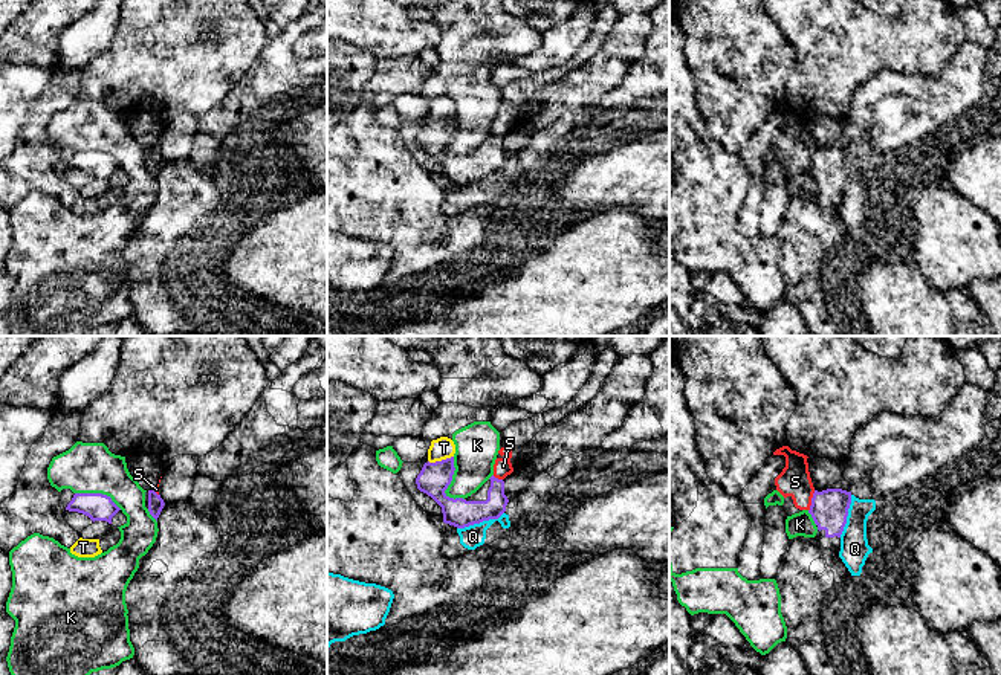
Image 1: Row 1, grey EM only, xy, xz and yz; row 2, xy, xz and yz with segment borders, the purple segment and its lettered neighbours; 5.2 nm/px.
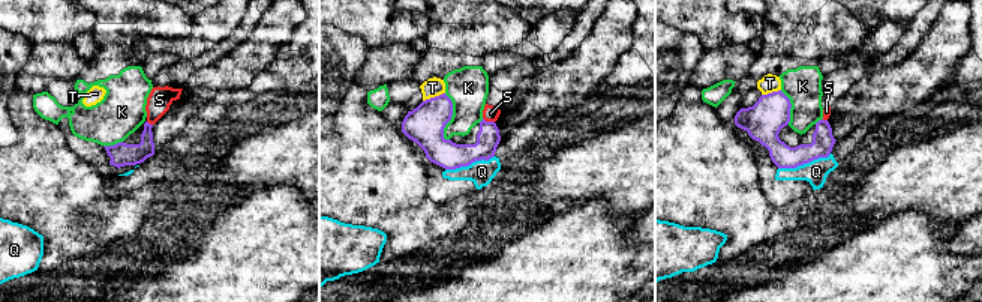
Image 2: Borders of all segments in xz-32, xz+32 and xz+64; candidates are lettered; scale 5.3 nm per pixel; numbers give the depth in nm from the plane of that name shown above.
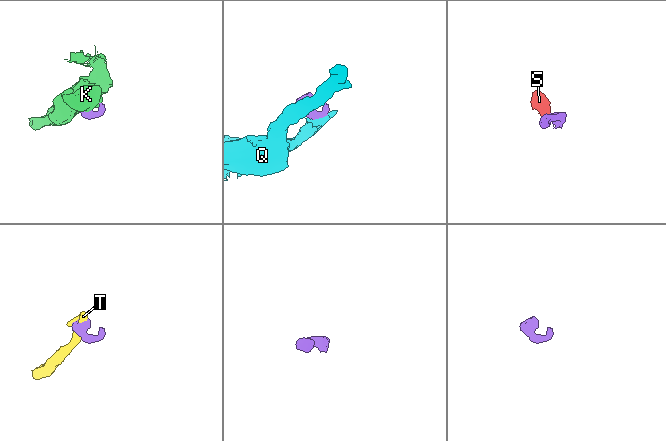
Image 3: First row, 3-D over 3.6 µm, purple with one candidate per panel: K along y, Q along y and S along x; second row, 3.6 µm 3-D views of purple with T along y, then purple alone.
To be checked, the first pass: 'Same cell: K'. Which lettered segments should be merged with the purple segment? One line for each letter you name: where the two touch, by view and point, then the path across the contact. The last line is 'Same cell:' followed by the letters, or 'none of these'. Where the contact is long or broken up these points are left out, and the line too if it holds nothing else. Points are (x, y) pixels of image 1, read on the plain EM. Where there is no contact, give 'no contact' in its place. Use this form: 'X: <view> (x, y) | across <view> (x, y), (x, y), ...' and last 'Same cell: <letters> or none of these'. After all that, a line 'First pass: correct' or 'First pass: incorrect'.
Same cell: none of these
First pass: incorrect

